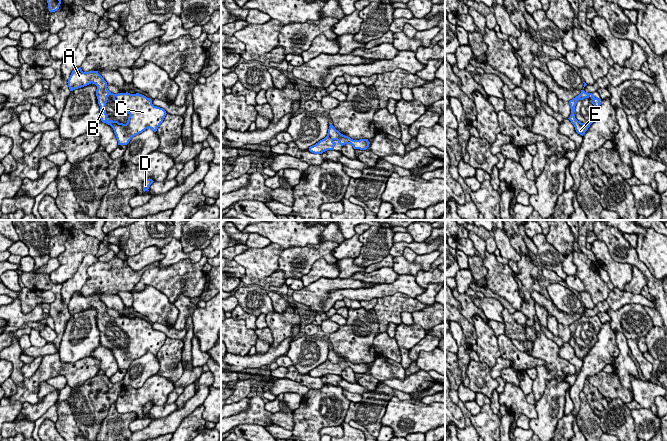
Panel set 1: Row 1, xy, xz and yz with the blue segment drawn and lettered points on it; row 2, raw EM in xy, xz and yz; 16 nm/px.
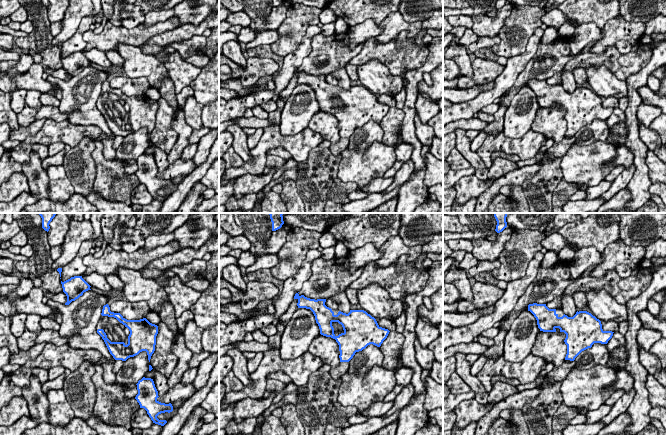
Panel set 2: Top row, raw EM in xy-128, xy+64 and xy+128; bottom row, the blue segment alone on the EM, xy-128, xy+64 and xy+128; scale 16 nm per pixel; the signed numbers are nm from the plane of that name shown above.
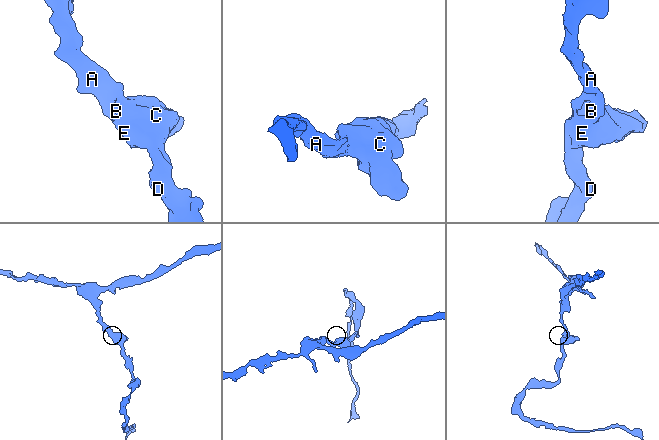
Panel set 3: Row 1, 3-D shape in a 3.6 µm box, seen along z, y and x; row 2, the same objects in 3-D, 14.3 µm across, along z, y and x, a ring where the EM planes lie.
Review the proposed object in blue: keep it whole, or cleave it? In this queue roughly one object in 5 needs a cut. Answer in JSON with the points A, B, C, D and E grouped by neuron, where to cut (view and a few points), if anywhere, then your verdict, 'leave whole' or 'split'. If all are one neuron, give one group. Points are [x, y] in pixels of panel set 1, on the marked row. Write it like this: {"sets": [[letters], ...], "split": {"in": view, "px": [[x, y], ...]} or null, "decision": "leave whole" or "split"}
{"sets": [["A", "B", "C", "D", "E"]], "split": null, "decision": "leave whole"}

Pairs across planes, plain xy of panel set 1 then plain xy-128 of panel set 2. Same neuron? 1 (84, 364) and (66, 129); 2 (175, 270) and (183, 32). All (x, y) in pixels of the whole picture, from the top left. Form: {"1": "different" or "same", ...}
{"1": "same", "2": "same"}

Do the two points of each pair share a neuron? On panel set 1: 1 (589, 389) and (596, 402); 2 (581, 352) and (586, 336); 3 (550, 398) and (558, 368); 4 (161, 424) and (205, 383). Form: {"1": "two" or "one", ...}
{"1": "one", "2": "one", "3": "two", "4": "one"}

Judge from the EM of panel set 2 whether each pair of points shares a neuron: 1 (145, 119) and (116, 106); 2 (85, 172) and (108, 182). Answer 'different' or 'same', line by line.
1: same
2: different

